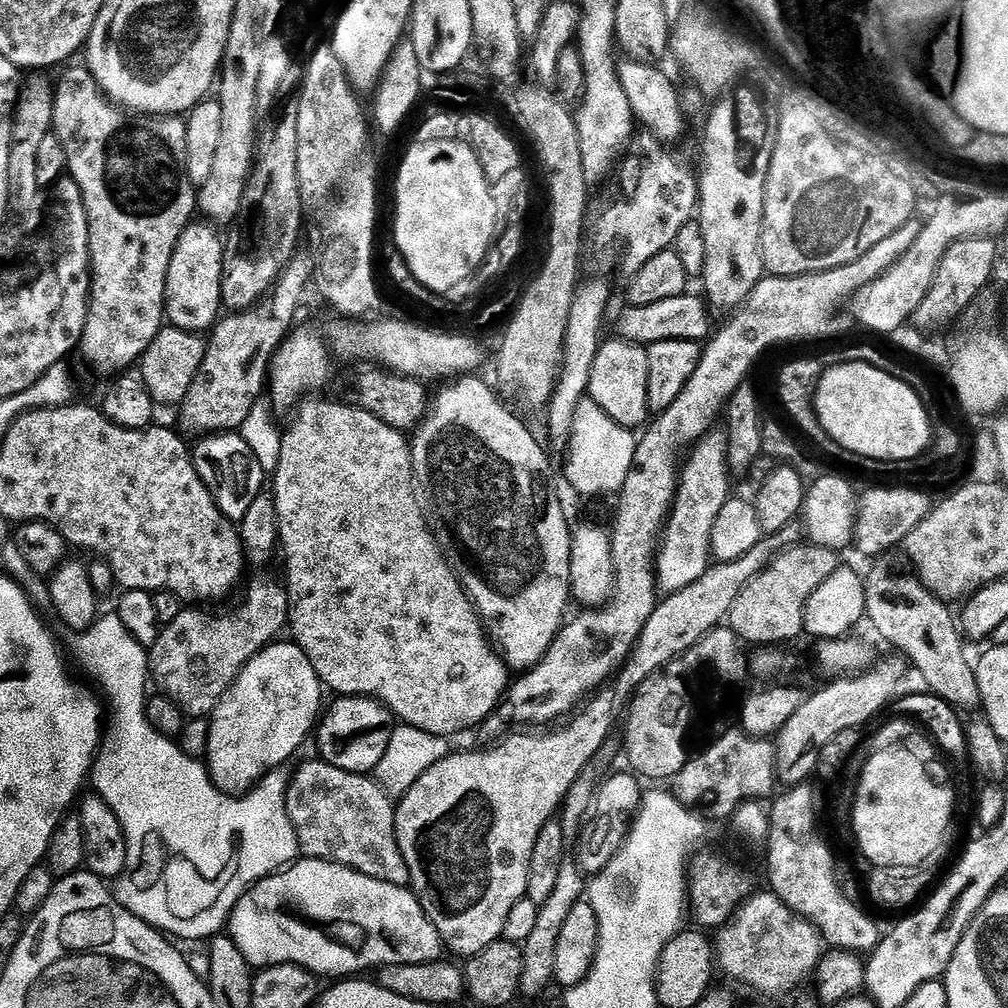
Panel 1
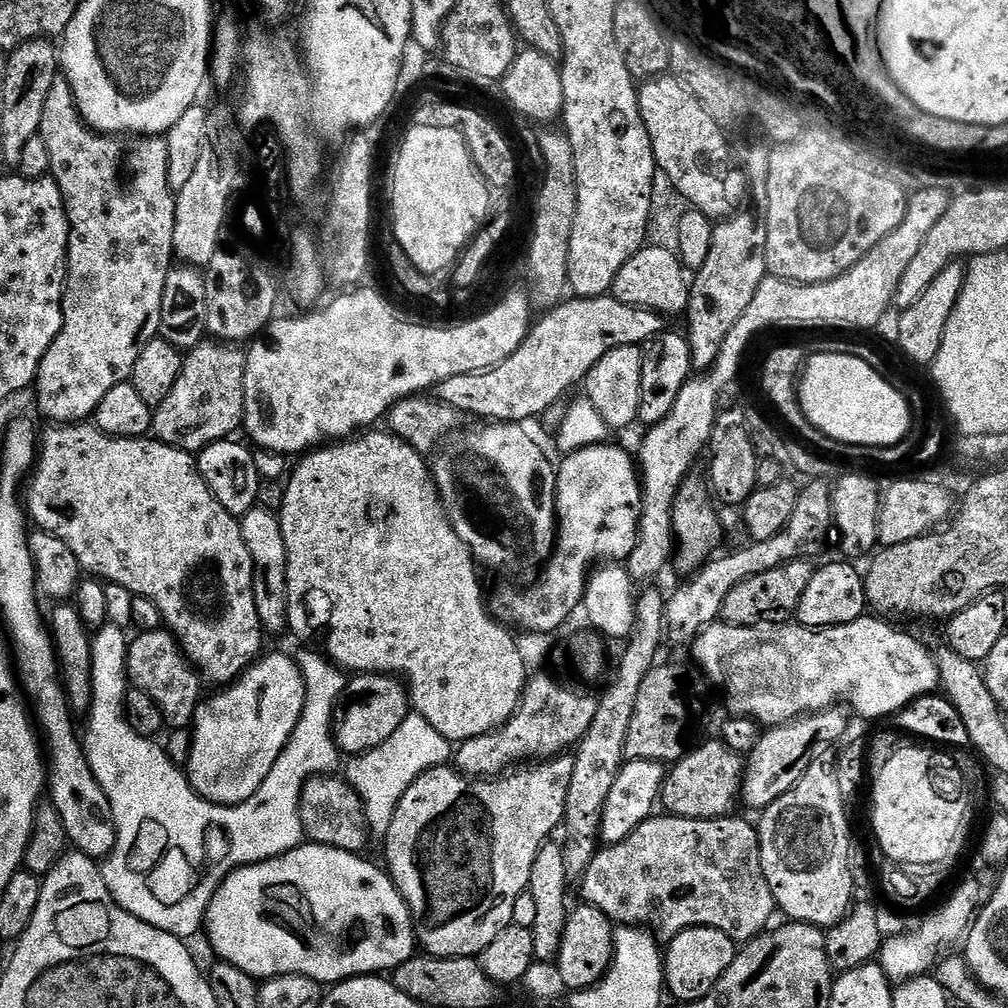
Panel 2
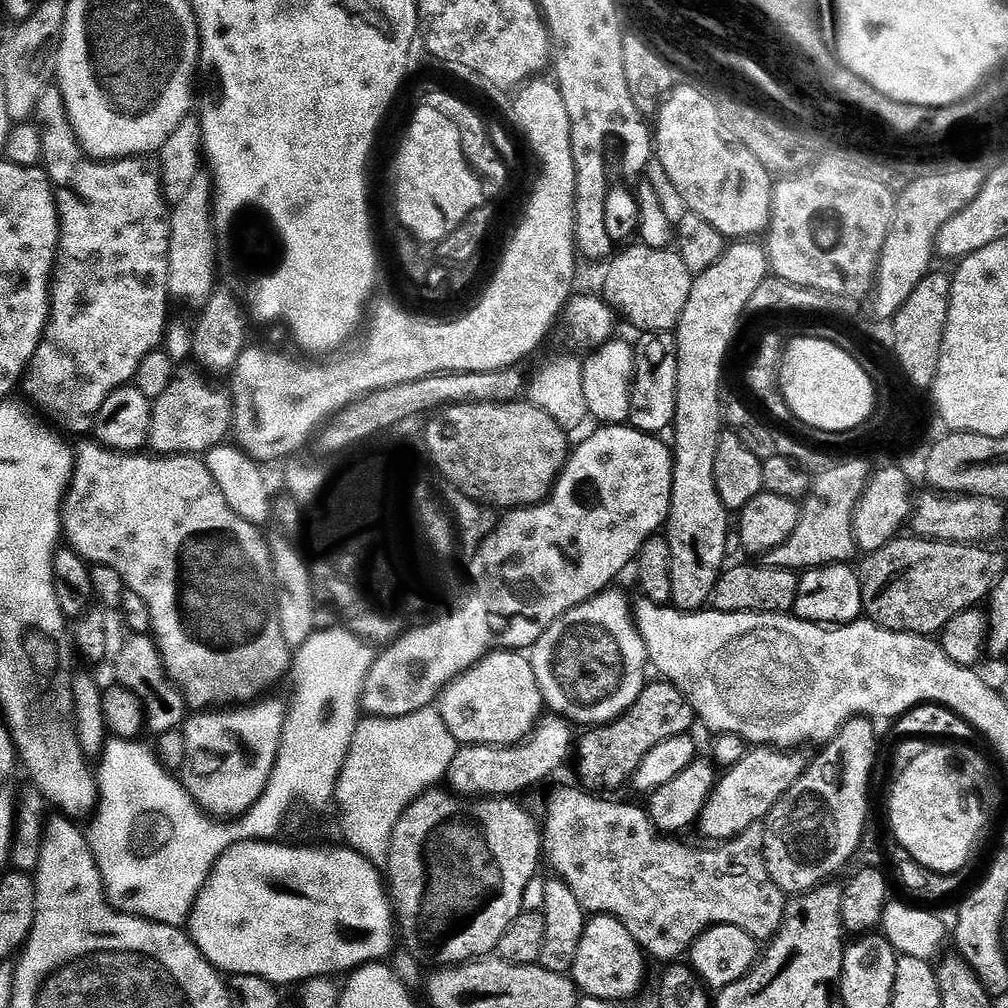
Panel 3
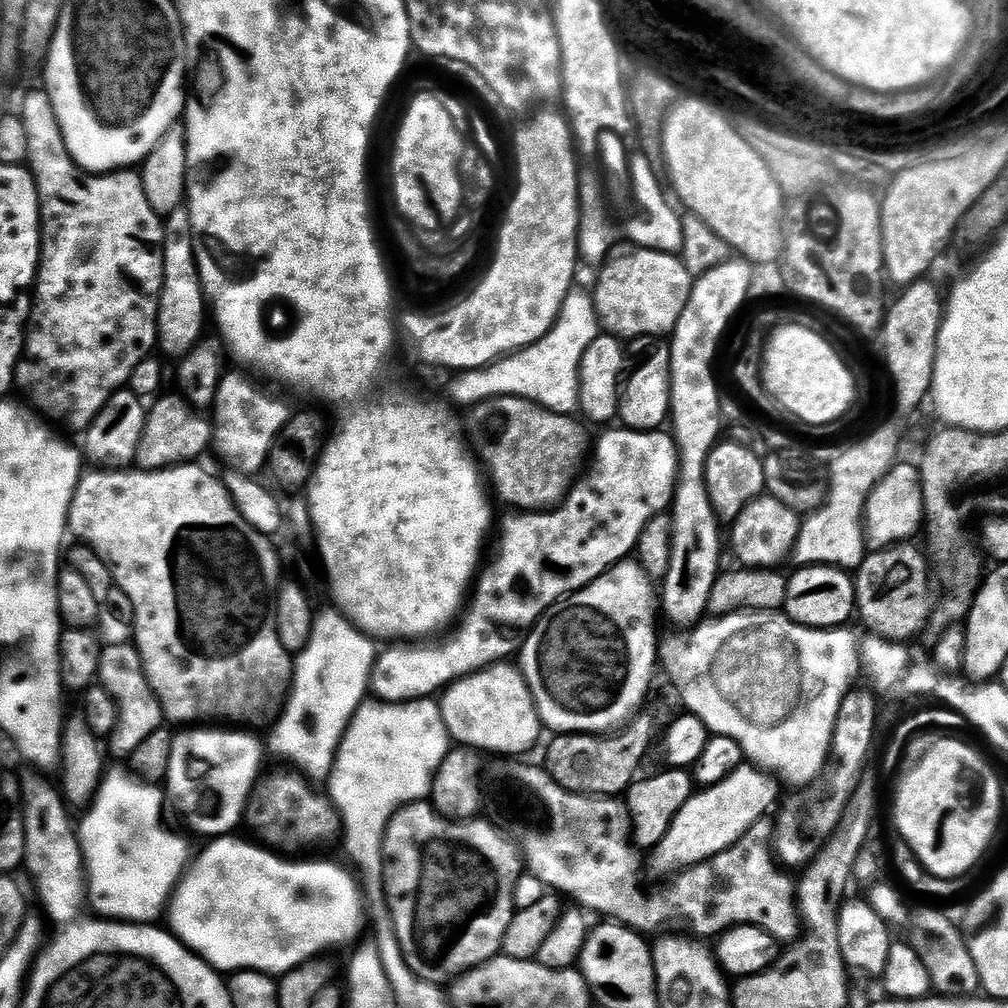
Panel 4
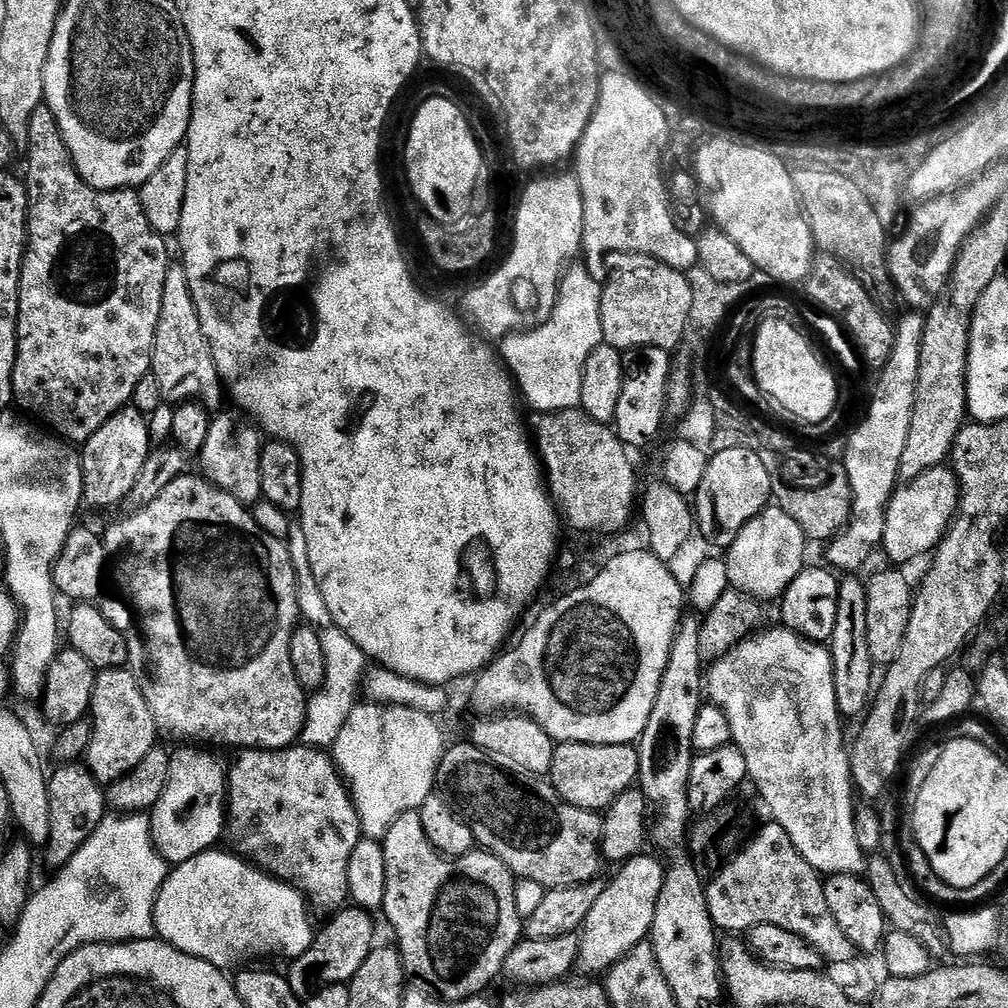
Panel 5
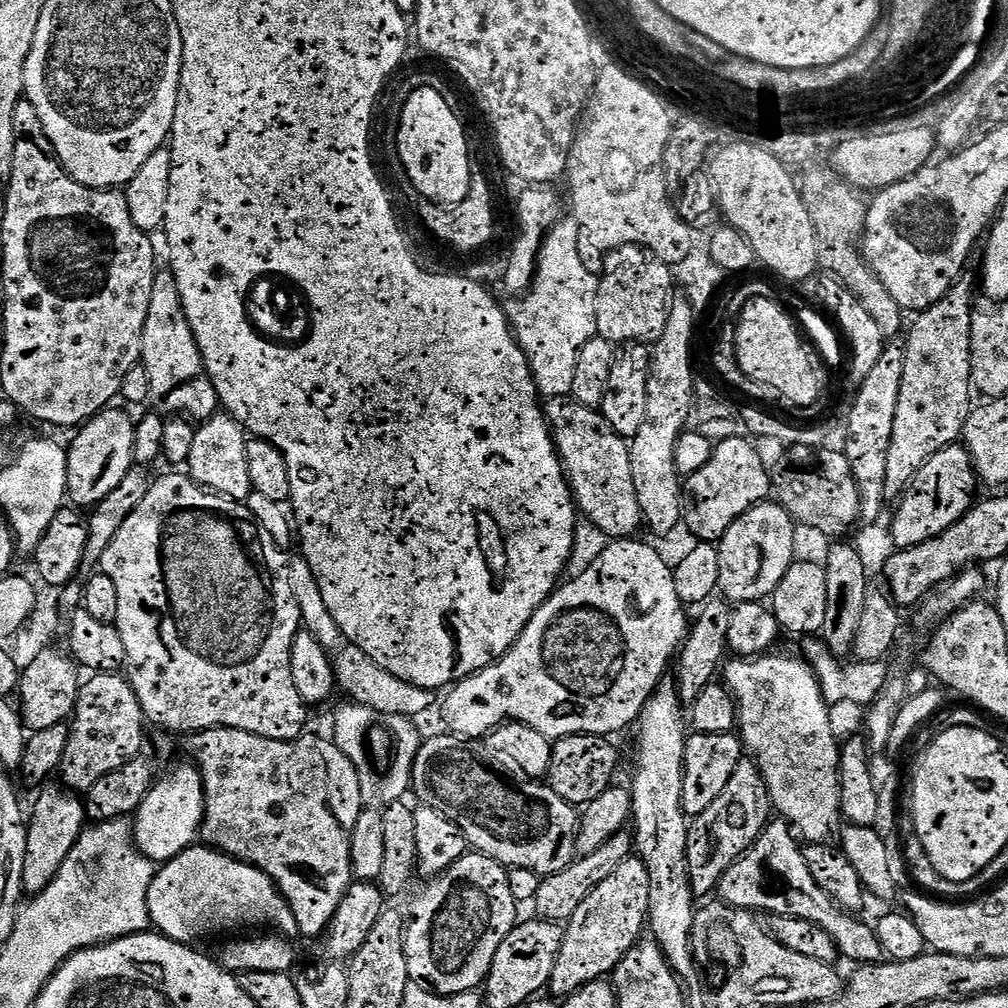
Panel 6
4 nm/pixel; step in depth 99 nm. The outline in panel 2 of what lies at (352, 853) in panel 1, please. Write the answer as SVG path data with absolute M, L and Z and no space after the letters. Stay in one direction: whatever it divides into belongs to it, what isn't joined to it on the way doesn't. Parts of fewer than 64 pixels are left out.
M329 774L308 781L300 799L300 817L304 822L305 837L313 844L330 846L347 852L363 853L370 841L370 829L364 800L349 786L347 779Z

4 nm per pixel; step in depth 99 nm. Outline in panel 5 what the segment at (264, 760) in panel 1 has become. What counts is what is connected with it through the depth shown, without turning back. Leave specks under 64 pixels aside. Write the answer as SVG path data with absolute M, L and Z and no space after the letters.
M203 747L184 748L181 752L171 753L172 761L168 771L168 781L158 798L158 802L150 809L152 821L152 843L160 855L175 866L190 858L217 847L216 844L226 832L226 805L228 803L228 773L223 764L212 752L203 752Z

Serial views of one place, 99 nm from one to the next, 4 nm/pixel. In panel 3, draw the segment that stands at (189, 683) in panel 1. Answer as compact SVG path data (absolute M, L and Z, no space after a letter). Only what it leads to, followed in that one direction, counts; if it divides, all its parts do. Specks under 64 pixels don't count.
M132 634L127 638L129 640L114 652L115 683L121 684L126 690L133 692L139 700L146 702L146 728L149 733L153 732L153 737L159 738L165 736L167 732L177 731L189 715L190 709L188 703L184 701L184 695L168 677L168 671L164 669L159 646L151 635Z

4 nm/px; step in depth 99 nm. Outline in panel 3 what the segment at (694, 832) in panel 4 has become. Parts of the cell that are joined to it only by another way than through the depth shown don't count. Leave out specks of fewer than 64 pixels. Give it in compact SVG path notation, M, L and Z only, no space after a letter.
M771 746L753 747L738 762L738 766L727 769L717 779L716 789L708 799L698 821L698 829L708 842L723 842L742 835L750 826L761 823L768 811L775 806L798 782L810 763L809 757L803 756L800 750L781 750Z

